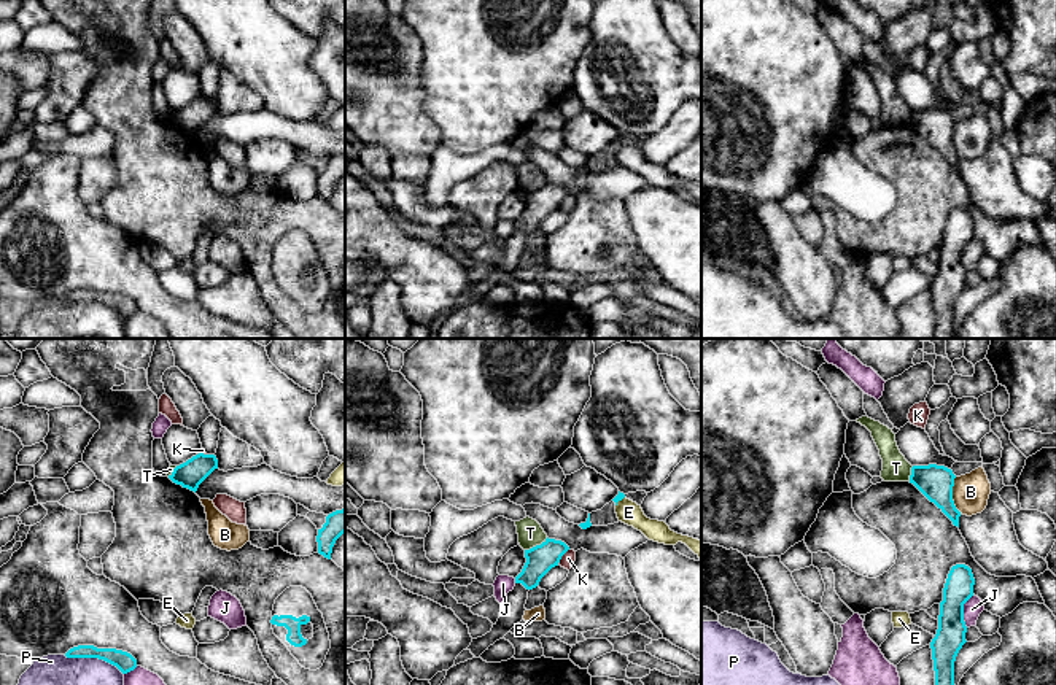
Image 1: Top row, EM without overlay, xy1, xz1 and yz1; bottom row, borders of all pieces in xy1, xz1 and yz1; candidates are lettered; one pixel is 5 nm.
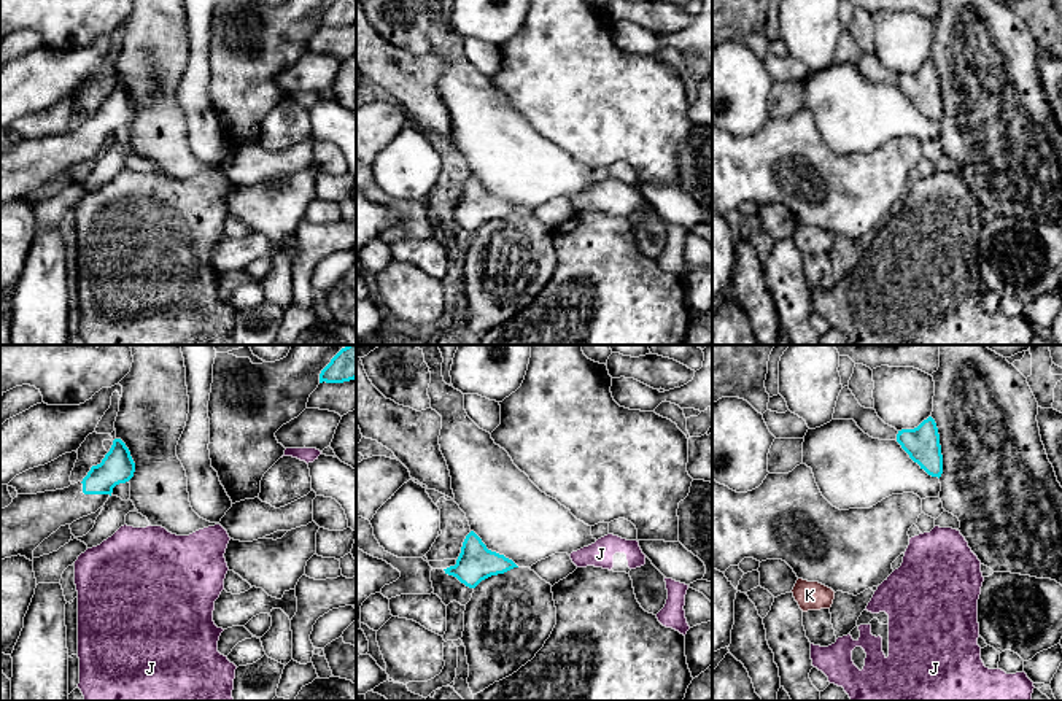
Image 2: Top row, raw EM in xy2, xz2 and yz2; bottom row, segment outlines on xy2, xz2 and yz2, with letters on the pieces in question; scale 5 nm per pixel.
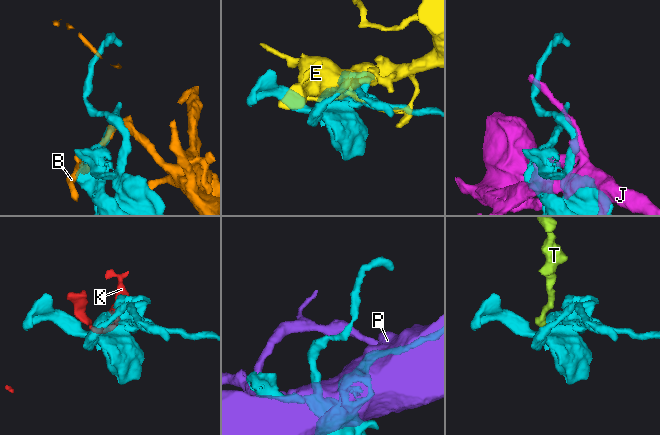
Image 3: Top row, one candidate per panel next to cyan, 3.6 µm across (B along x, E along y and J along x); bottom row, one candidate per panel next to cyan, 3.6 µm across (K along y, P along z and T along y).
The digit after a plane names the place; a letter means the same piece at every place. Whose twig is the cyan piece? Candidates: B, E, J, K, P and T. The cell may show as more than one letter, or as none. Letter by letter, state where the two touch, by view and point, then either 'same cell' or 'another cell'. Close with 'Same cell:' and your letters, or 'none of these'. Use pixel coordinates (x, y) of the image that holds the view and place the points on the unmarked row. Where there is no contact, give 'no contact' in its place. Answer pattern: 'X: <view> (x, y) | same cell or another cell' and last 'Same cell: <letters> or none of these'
B: yz1 (951, 139) | another cell
E: xz1 (619, 143) | another cell
J: yz1 (962, 255) | another cell
K: xz1 (562, 199) | another cell
P: xy1 (94, 301) | another cell
T: xz1 (536, 189) | another cell
Same cell: none of these

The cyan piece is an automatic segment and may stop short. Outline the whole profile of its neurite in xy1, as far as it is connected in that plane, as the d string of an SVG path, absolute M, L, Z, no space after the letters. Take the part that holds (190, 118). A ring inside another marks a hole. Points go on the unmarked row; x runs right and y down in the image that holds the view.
M199 97L188 103L186 106L177 110L169 122L188 132L191 135L197 135L199 129L215 114L218 113L218 103L215 99Z

